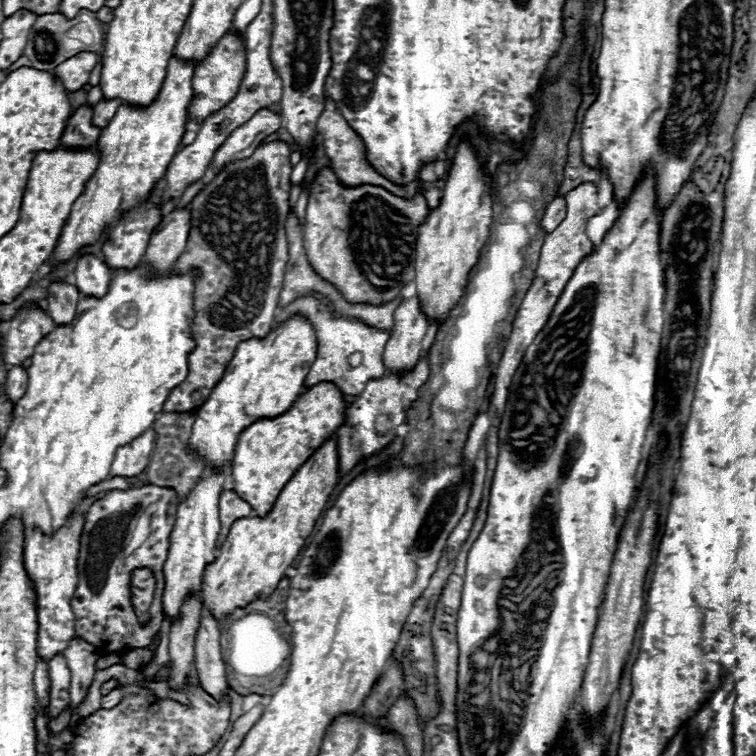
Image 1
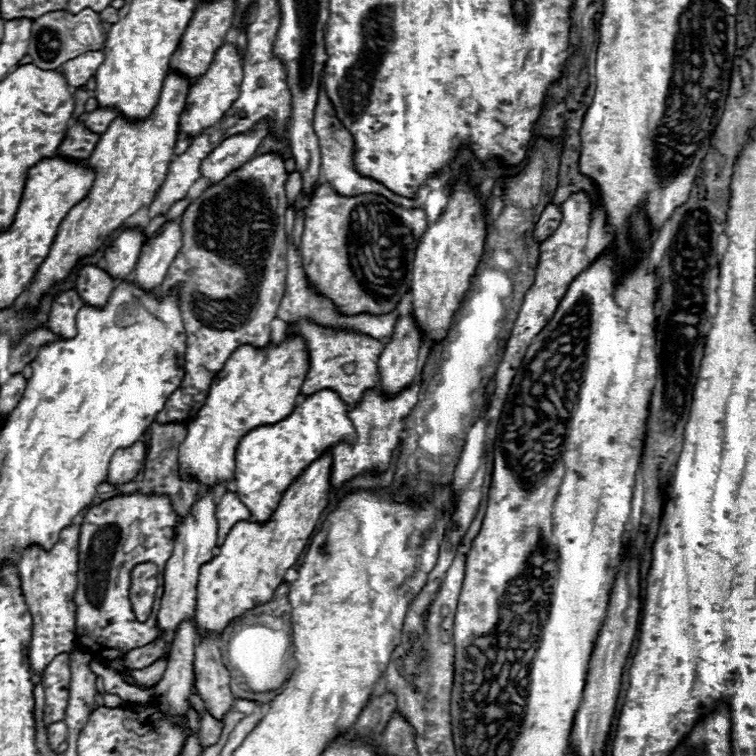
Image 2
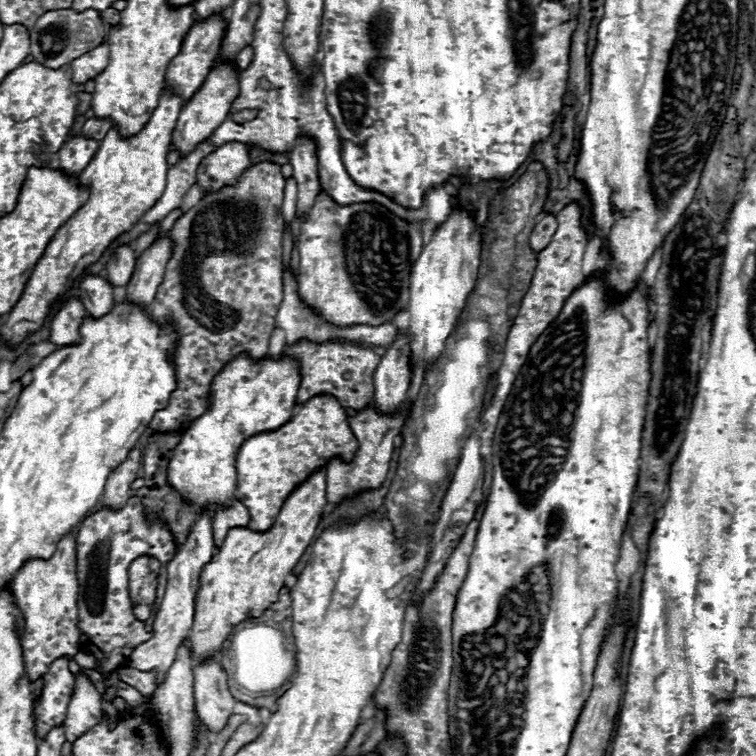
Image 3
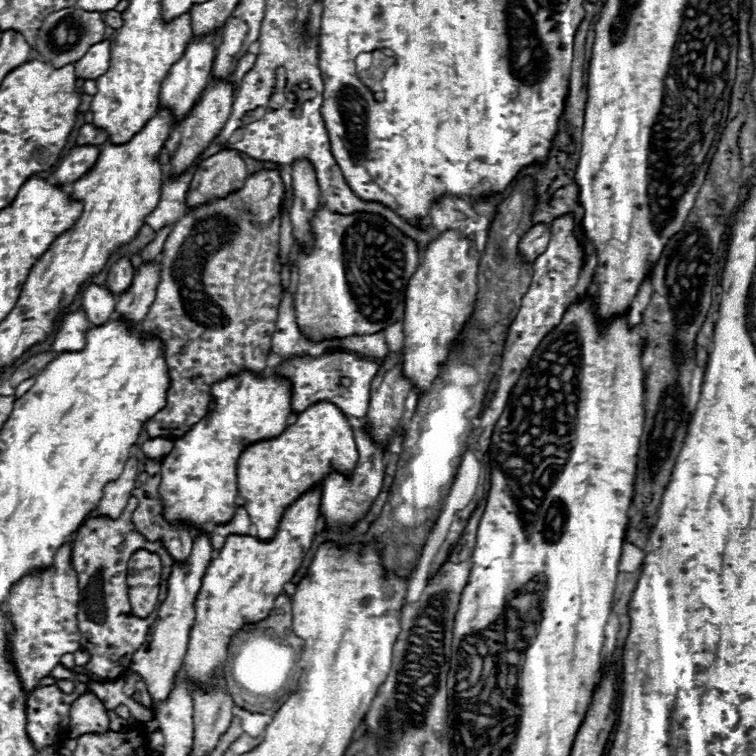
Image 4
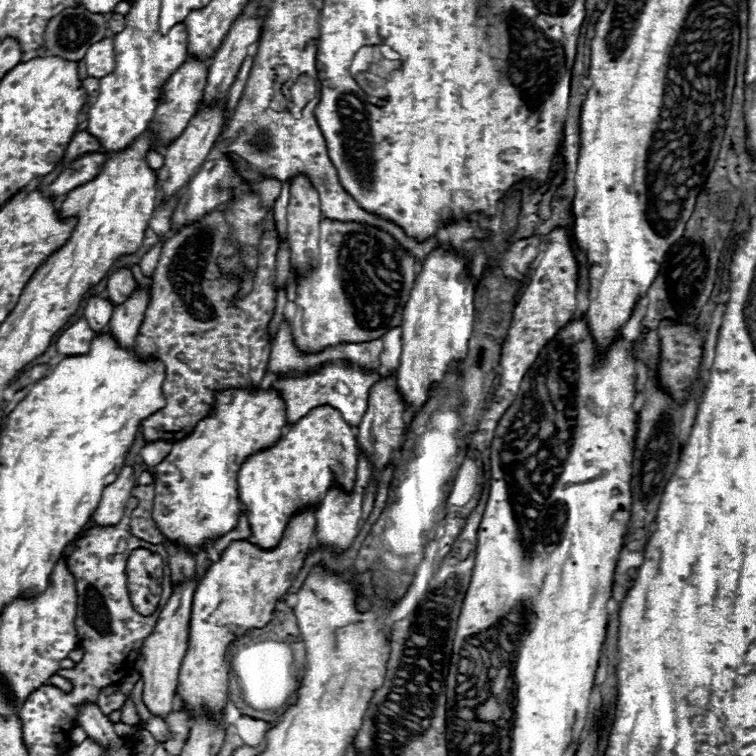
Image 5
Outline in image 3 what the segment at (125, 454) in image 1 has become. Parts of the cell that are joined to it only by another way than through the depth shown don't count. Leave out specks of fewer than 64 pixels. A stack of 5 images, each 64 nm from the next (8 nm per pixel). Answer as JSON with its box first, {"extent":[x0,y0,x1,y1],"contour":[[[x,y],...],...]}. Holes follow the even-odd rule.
{"extent":[104,448,142,508],"contour":[[[132,448],[130,454],[126,456],[124,462],[120,462],[112,474],[106,480],[106,488],[104,488],[104,506],[110,508],[120,508],[132,494],[130,484],[138,478],[138,470],[142,464],[142,450],[140,448]]]}

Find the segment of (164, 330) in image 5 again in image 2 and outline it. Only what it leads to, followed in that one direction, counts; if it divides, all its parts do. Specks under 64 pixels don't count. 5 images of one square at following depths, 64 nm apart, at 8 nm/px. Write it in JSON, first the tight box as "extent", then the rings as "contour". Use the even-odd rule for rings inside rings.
{"extent":[156,152,288,422],"contour":[[[280,152],[256,154],[250,162],[232,170],[222,182],[208,186],[204,194],[186,208],[182,216],[182,234],[184,234],[182,248],[174,258],[174,262],[170,264],[168,274],[158,288],[158,296],[162,296],[166,288],[182,284],[180,308],[186,324],[186,342],[188,342],[188,348],[184,352],[186,376],[182,380],[182,386],[178,386],[170,394],[168,402],[158,412],[156,422],[194,420],[194,416],[208,398],[212,380],[224,368],[232,352],[242,344],[254,344],[254,346],[268,344],[270,322],[276,318],[286,278],[286,230],[284,230],[284,214],[288,208],[286,180],[288,172],[284,168],[284,158]]]}

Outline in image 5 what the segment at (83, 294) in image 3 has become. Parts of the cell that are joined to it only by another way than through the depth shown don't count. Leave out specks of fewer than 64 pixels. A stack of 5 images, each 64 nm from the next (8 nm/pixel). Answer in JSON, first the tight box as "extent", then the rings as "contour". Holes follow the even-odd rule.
{"extent":[84,296,114,334],"contour":[[[90,296],[86,300],[86,306],[84,306],[84,318],[86,322],[90,324],[90,328],[98,334],[98,332],[104,332],[110,318],[112,318],[112,310],[114,310],[114,304],[102,296]]]}

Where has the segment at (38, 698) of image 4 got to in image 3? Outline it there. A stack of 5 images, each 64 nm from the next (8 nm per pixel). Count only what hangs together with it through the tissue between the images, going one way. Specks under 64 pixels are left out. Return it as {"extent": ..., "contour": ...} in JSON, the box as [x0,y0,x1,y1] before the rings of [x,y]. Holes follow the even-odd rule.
{"extent":[36,656,75,738],"contour":[[[64,656],[58,658],[42,676],[44,678],[42,698],[36,702],[36,734],[40,738],[46,738],[46,732],[50,732],[50,728],[64,724],[66,708],[75,686],[68,663]]]}

